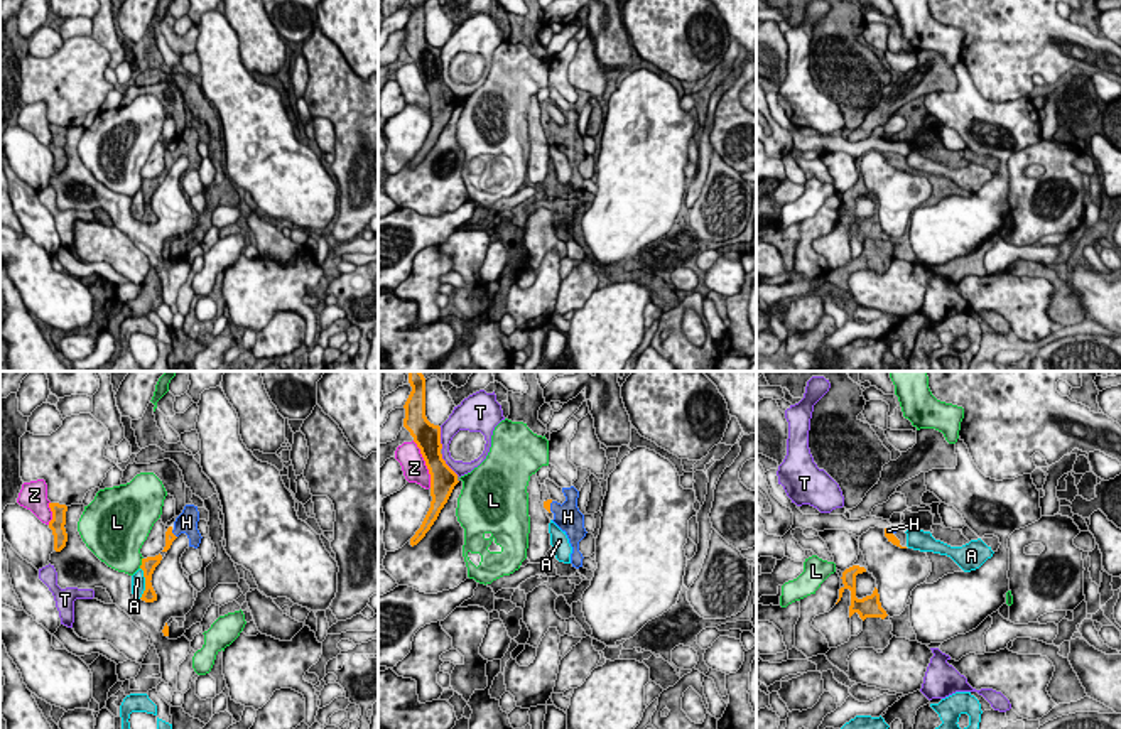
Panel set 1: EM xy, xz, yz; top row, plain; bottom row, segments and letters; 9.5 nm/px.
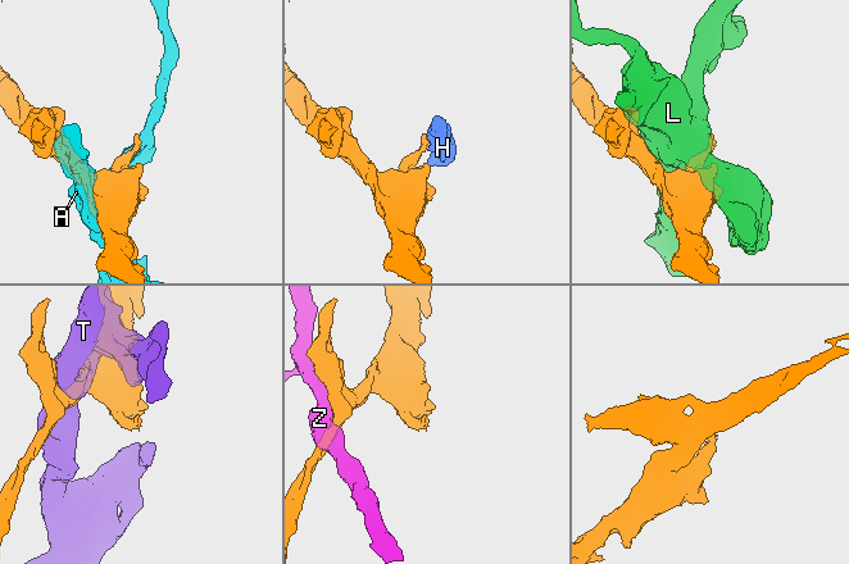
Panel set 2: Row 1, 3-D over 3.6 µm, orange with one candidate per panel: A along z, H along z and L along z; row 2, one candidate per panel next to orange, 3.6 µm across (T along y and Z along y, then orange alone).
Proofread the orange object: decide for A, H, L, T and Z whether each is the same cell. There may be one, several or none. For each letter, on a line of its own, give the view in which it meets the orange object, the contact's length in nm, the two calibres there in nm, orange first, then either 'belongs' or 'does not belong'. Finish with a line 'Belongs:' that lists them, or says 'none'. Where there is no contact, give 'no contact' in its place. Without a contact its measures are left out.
A: contact in xy; length 300 nm; calibres 140 and 130 nm; does not belong
H: contact in xy; length 100 nm; calibres 100 and 200 nm; belongs
L: contact in xy; length 120 nm; calibres 140 and 380 nm; does not belong
T: contact in xz; length 220 nm; calibres 260 and 190 nm; does not belong
Z: contact in xz; length 480 nm; calibres 260 and 240 nm; does not belong
Belongs: H

